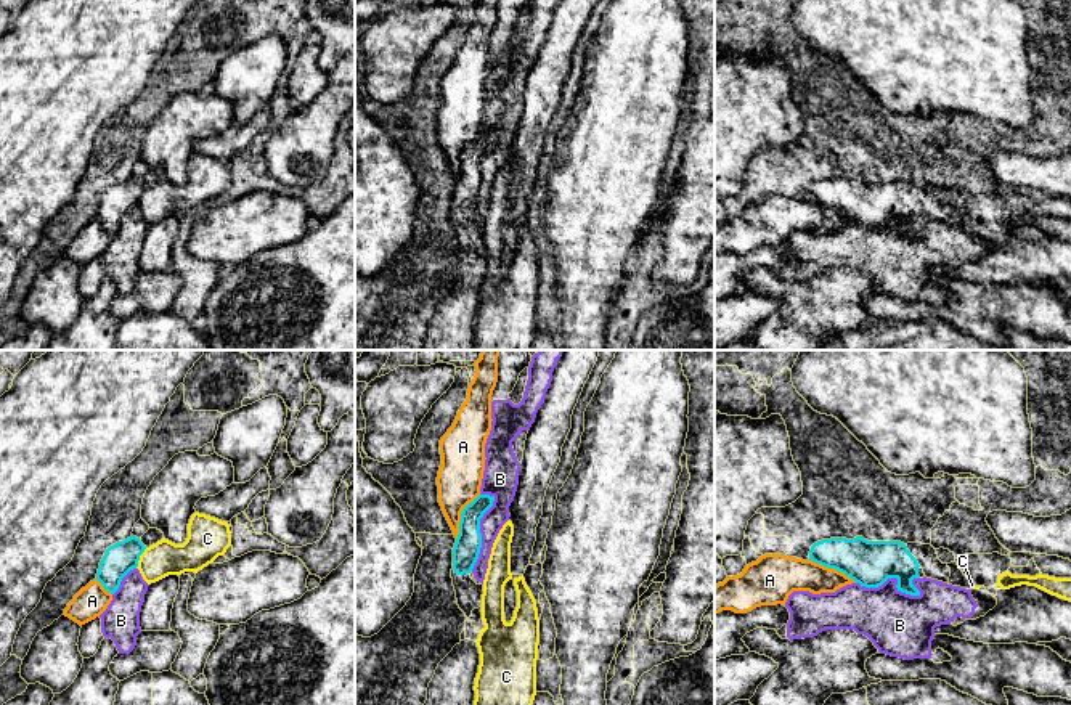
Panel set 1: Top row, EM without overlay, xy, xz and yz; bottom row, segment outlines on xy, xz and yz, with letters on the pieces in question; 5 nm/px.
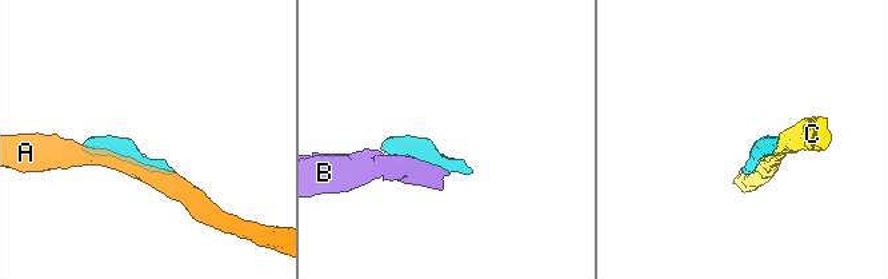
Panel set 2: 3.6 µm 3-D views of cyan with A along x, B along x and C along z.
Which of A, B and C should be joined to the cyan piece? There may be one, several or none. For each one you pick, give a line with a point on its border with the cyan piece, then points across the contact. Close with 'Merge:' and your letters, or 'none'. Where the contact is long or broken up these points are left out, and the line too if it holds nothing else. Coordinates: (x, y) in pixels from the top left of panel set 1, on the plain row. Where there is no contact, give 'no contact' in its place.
Merge: none

